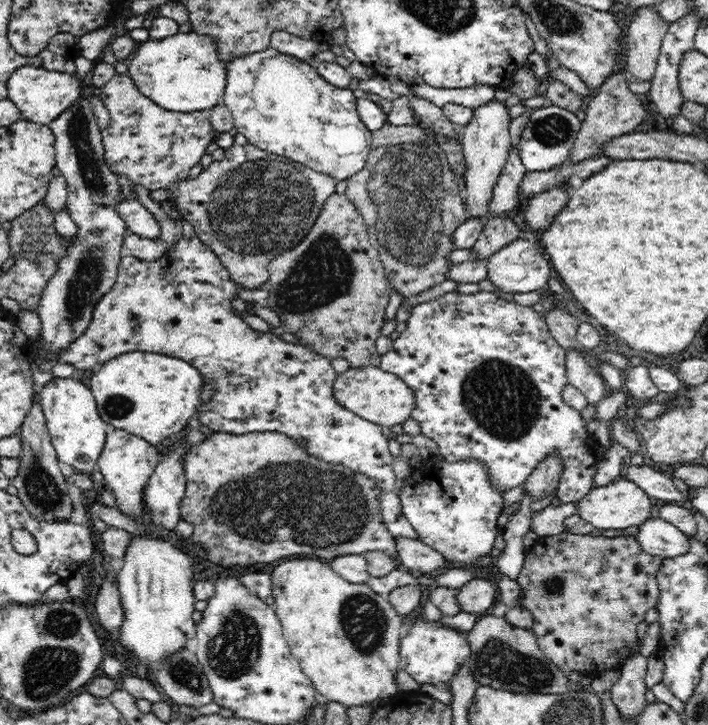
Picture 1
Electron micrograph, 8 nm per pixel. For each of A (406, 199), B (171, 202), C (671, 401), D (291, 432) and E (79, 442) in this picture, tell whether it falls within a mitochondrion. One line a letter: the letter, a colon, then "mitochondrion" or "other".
A: mitochondrion
B: other
C: other
D: other
E: other

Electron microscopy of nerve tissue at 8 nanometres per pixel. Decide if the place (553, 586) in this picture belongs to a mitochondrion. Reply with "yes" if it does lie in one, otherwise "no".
yes

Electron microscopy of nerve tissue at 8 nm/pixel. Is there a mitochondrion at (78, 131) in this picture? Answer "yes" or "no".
yes

